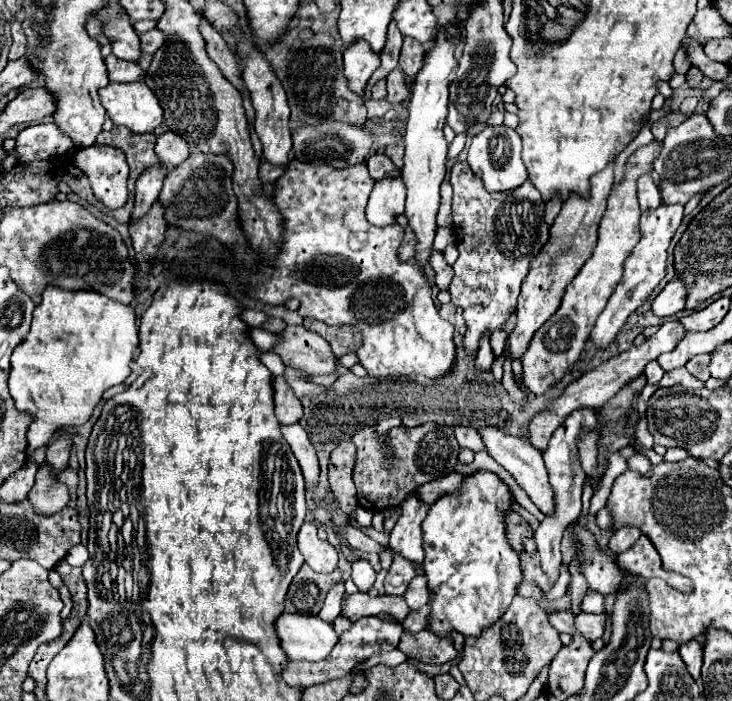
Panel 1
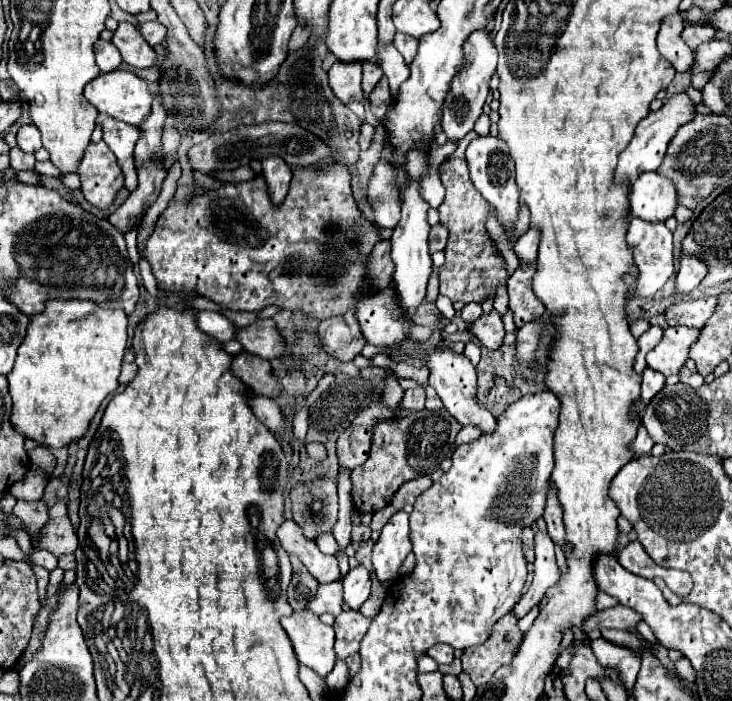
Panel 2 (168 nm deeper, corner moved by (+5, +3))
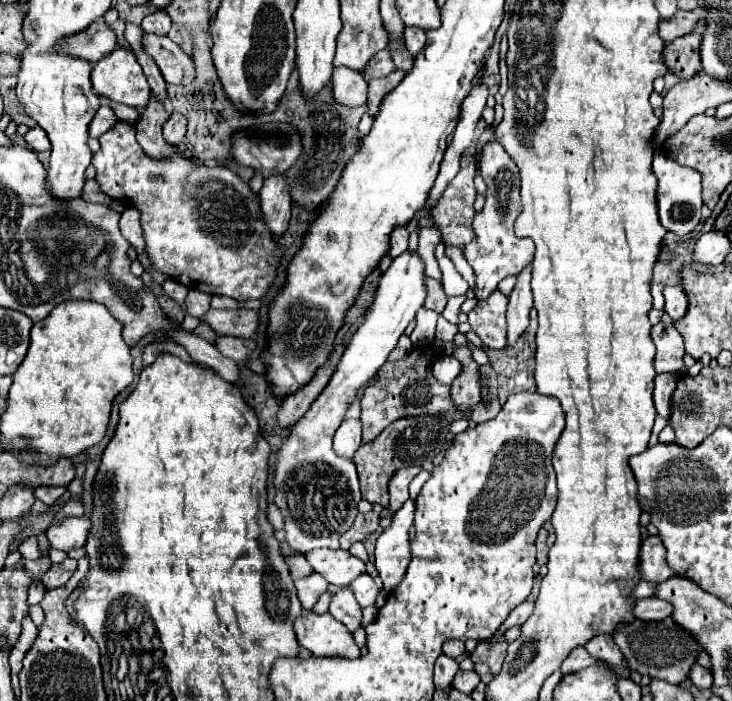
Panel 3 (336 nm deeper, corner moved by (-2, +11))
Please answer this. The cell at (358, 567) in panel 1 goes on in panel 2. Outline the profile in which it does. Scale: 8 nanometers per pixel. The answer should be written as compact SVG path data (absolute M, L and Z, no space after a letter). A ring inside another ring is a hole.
M356 565L348 571L348 575L342 579L344 585L344 601L352 607L358 609L370 595L370 573L366 567Z

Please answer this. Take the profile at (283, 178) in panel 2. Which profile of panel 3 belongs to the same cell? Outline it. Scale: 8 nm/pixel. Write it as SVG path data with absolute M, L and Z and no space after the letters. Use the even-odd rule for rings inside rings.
M283 175L269 177L263 183L259 199L261 199L263 221L271 237L273 239L283 237L291 219L291 197L287 193L287 181L283 181Z

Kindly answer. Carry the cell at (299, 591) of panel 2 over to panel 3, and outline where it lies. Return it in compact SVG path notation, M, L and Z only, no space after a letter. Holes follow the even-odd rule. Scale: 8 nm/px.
M281 541L279 545L281 545L281 553L283 553L283 557L285 557L287 565L289 565L289 573L291 573L293 579L311 575L313 567L307 563L305 555L301 555L301 553L291 553L291 547L289 547L285 541Z

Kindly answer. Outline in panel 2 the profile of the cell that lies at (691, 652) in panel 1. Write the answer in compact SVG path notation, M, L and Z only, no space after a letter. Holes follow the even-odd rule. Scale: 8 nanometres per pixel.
M680 657L674 665L676 665L676 673L678 673L678 677L682 681L692 683L696 679L696 673L694 673L694 669L692 669L692 665L690 665L690 661L686 657Z

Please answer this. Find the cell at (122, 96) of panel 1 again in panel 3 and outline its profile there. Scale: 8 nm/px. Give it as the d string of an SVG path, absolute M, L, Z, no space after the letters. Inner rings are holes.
M123 47L113 49L95 63L95 69L91 71L91 83L99 95L137 109L147 105L151 95L141 65L137 63L135 55Z

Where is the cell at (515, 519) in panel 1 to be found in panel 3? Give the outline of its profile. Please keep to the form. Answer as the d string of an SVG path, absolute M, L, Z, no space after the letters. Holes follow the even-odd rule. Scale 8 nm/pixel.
M541 529L537 535L537 563L545 565L547 563L547 529Z

